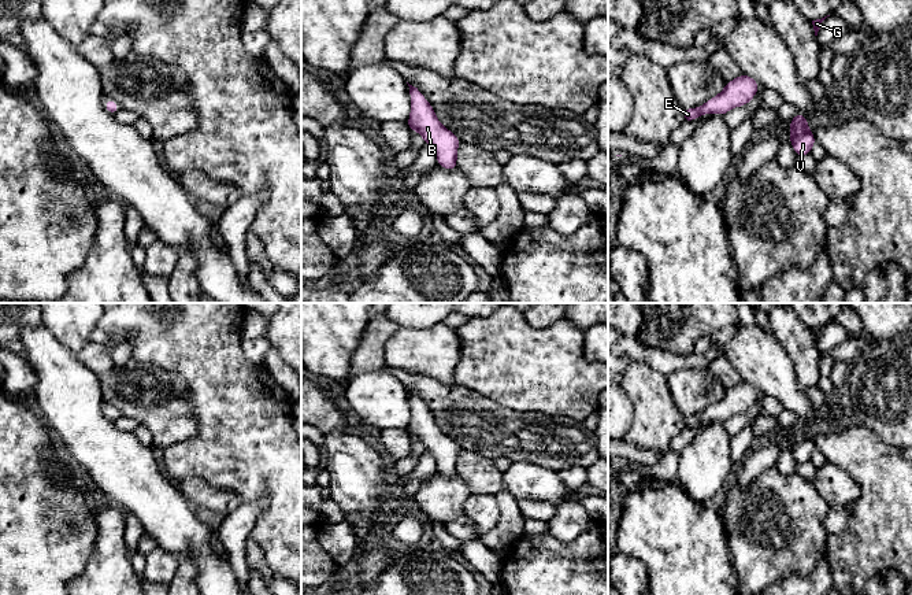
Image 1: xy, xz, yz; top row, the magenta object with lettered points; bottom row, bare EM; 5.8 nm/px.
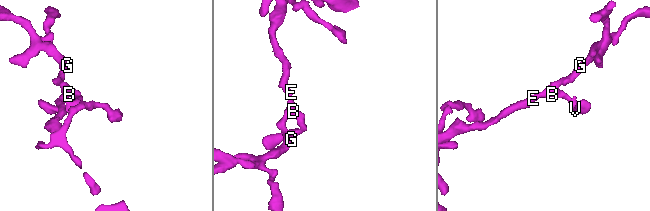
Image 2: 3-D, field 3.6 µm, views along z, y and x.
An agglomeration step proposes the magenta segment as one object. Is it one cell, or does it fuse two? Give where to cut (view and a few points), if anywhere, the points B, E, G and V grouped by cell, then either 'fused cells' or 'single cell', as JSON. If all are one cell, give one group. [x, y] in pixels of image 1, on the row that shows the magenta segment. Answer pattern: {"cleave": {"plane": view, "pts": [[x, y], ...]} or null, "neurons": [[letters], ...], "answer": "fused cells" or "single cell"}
{"cleave": null, "neurons": [["B", "E", "G", "V"]], "answer": "single cell"}

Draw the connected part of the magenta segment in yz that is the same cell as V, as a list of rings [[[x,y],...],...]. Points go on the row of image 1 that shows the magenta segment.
[[[801,112],[790,122],[790,143],[797,156],[805,156],[811,154],[813,144],[816,143],[813,134],[809,132],[809,125]]]

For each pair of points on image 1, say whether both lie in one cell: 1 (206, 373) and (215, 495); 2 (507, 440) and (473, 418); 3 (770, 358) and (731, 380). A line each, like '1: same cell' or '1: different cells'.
1: different cells
2: same cell
3: different cells

